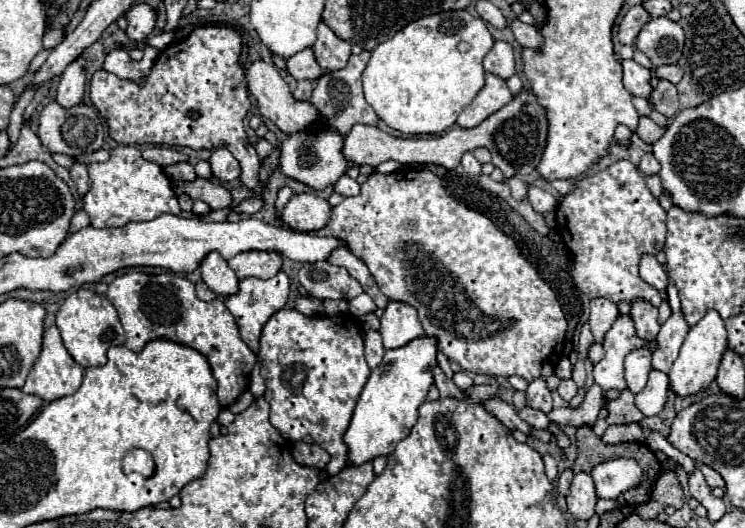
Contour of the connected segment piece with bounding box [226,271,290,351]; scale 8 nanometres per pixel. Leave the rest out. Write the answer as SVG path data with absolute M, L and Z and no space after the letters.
M280 271L278 275L274 275L272 279L266 279L266 281L254 279L254 277L242 279L240 291L232 297L226 297L226 307L234 315L238 327L240 327L240 335L250 345L252 351L258 351L258 339L260 339L260 331L262 331L264 323L286 305L288 295L290 295L290 281L288 281L288 275L284 271Z

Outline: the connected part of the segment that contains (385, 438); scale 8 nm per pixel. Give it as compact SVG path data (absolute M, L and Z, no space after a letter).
M424 335L424 337L412 339L410 343L406 343L406 347L388 349L384 353L382 363L372 369L372 373L370 373L370 377L368 377L368 381L366 381L360 397L358 397L354 417L352 417L350 427L344 435L344 441L348 445L348 465L362 465L362 463L366 463L370 459L376 459L380 455L390 455L394 451L396 443L402 441L404 437L408 437L410 429L414 427L414 423L418 419L418 407L426 401L428 389L434 383L432 365L434 367L438 365L436 351L438 351L438 341L434 337Z

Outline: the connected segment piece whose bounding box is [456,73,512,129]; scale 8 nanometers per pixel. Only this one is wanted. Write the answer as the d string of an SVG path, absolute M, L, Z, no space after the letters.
M486 73L486 85L476 95L476 99L460 113L456 125L464 127L464 129L476 127L486 117L490 117L492 113L502 109L506 103L510 103L510 99L512 99L512 95L506 87L506 81L492 75L492 73Z

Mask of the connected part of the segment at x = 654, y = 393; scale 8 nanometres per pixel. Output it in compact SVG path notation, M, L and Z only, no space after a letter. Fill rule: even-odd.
M652 369L646 387L636 395L636 407L644 415L658 415L666 403L666 393L668 393L668 375Z

